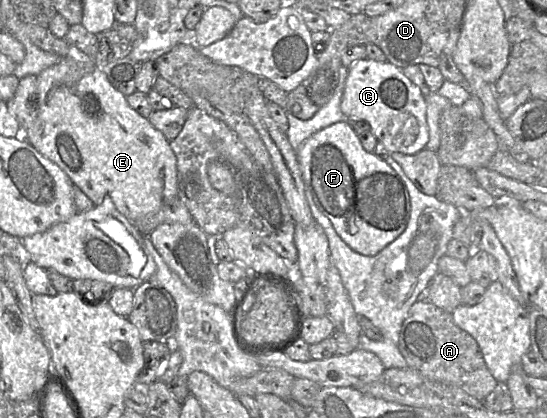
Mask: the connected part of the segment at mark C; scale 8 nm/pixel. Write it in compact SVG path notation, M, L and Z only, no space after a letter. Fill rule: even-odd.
M368 58L354 62L348 68L340 108L346 117L368 122L372 134L389 153L399 152L413 155L426 148L429 133L426 121L425 97L419 87L404 75L402 68L398 68L390 62L378 62Z

